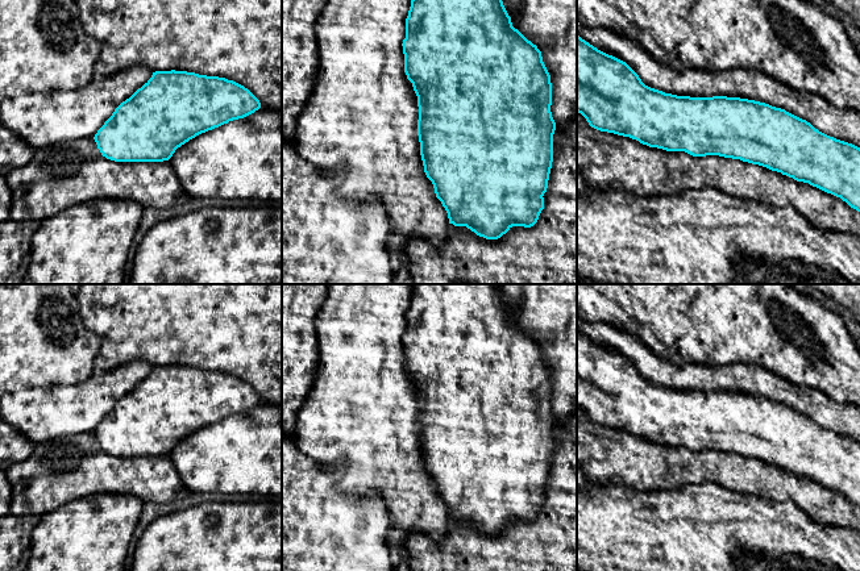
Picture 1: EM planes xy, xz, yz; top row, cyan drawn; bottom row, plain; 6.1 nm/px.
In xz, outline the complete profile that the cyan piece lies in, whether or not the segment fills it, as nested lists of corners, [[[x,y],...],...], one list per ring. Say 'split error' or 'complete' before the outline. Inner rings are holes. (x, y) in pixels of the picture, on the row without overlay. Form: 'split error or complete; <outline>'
complete; [[[414,284],[411,301],[406,313],[403,334],[404,367],[417,391],[417,430],[420,450],[427,472],[432,476],[436,492],[441,496],[454,521],[466,521],[486,534],[498,534],[512,521],[533,521],[544,504],[544,488],[548,483],[553,457],[553,429],[556,417],[552,412],[551,370],[543,357],[541,346],[512,321],[498,284]]]

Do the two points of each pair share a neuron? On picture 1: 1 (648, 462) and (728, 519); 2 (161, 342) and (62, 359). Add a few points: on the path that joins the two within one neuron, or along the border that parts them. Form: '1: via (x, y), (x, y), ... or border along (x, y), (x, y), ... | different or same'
1: border along (714, 483), (694, 483), (653, 491) | different
2: border along (83, 325), (99, 340), (95, 371) | different

